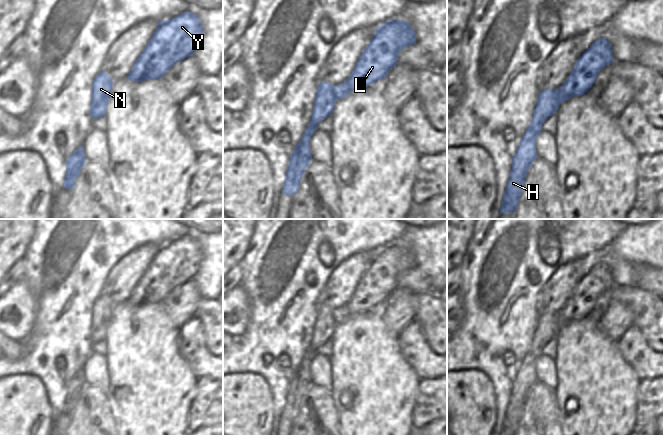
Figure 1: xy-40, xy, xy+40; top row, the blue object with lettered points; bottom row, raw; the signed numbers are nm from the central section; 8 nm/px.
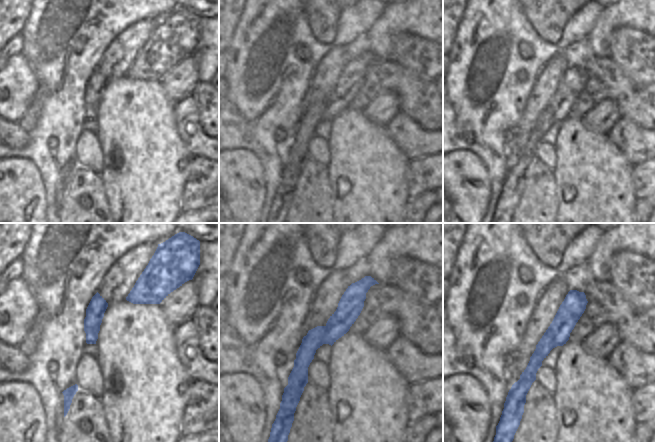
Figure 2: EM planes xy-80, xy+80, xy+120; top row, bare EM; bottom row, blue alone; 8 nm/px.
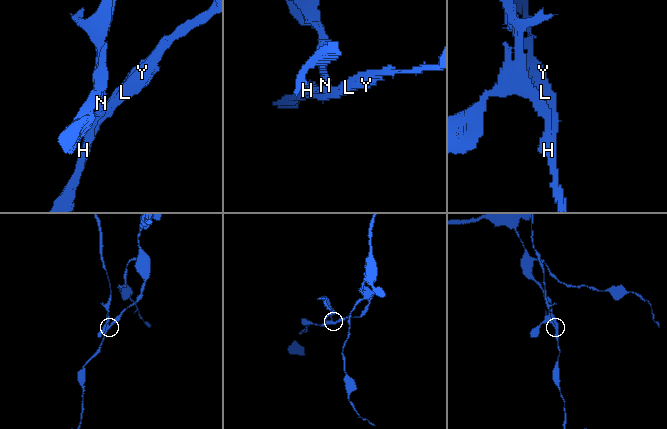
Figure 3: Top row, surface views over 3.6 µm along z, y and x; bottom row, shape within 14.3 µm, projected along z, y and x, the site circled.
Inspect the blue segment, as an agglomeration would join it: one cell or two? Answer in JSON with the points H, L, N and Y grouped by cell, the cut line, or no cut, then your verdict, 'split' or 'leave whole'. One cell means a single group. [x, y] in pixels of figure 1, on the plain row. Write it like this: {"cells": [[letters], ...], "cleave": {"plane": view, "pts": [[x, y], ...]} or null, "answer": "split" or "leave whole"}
{"cells": [["H", "L", "Y"], ["N"]], "cleave": {"plane": "xy+40", "pts": [[536, 331], [541, 337], [541, 344], [543, 346]]}, "answer": "split"}

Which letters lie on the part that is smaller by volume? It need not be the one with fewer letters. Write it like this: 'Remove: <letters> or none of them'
Remove: N

